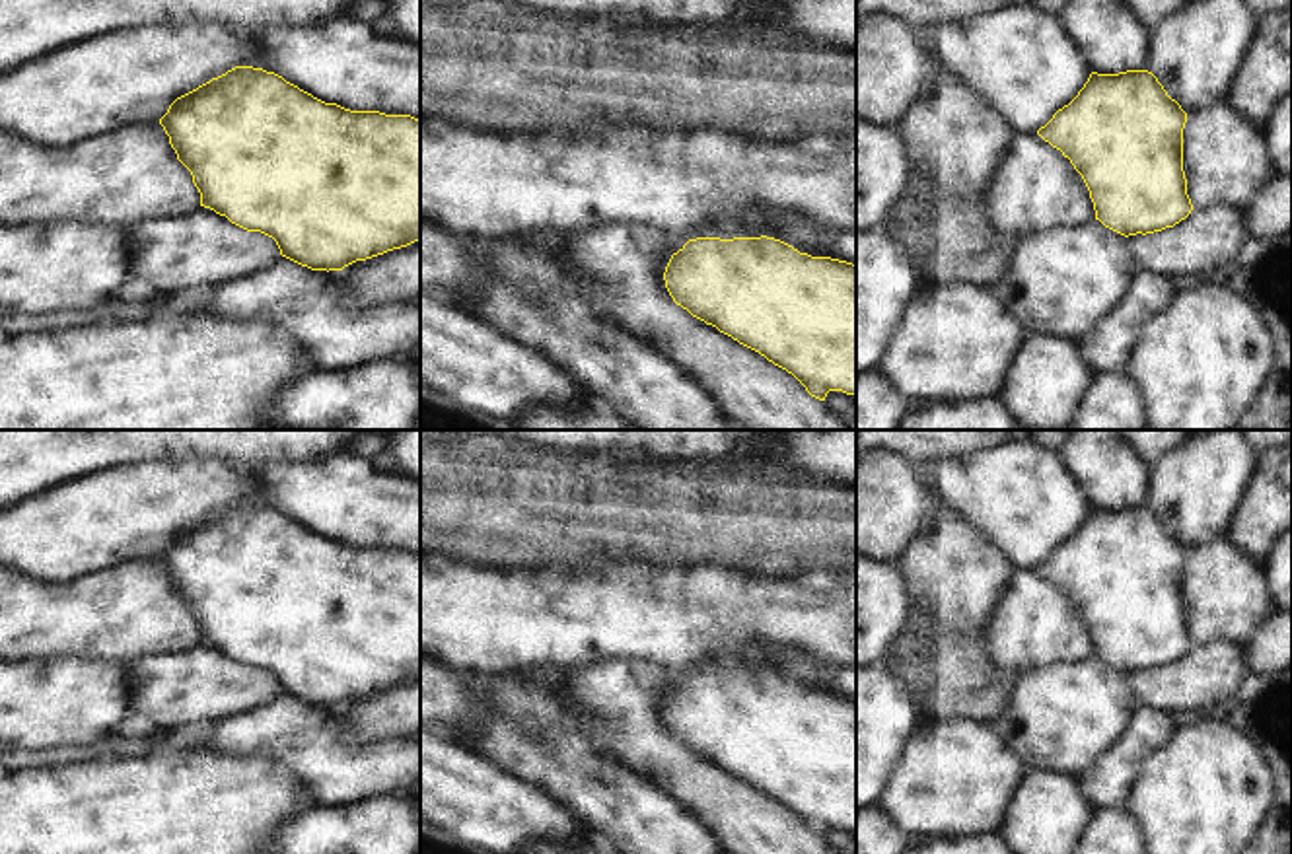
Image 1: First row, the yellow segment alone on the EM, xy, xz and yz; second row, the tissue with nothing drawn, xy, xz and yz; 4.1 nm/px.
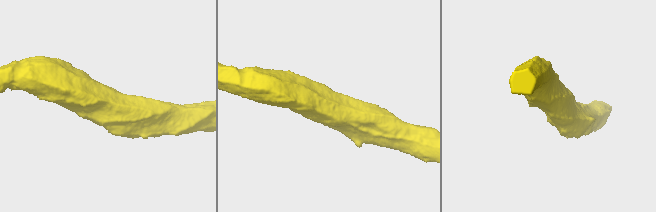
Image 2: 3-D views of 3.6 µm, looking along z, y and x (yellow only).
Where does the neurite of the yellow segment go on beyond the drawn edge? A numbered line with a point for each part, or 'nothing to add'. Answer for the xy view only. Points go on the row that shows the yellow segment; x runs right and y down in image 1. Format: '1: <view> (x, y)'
nothing to add

